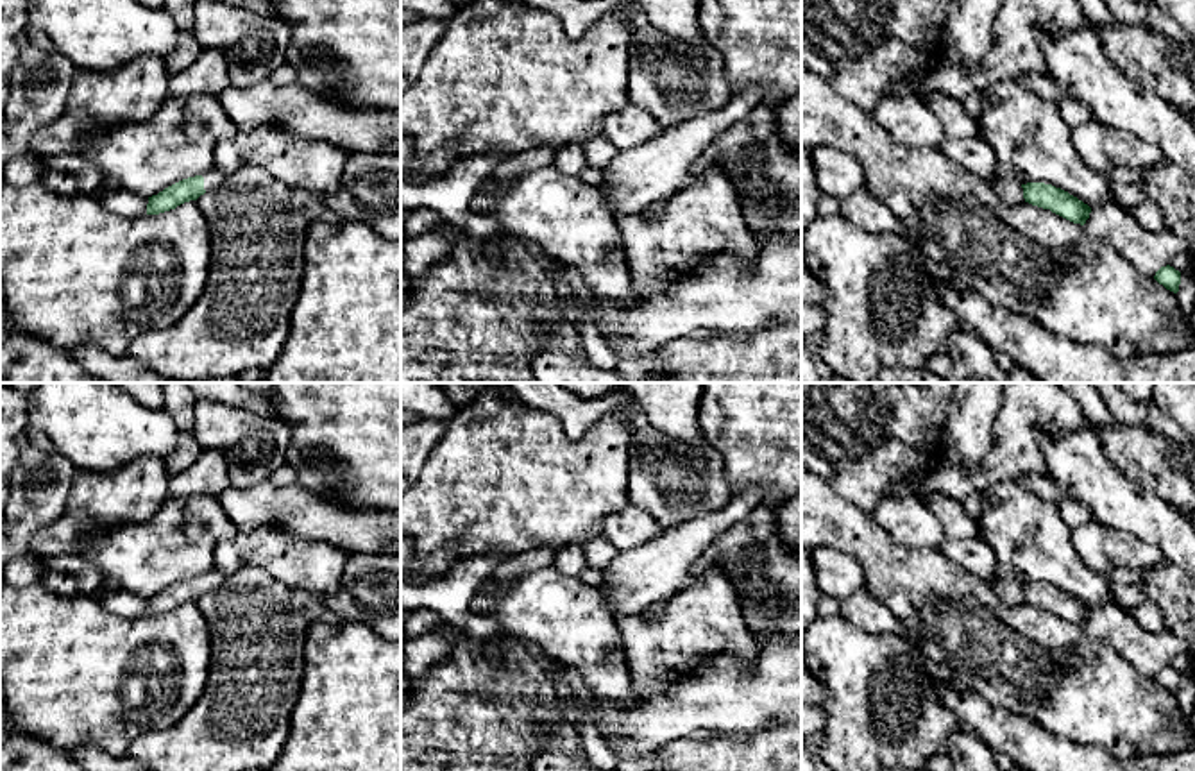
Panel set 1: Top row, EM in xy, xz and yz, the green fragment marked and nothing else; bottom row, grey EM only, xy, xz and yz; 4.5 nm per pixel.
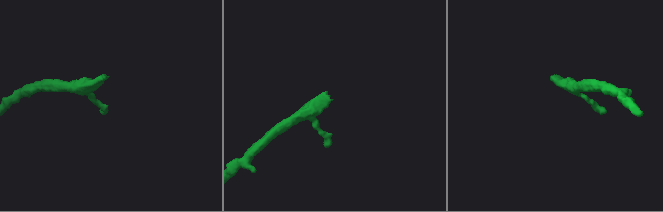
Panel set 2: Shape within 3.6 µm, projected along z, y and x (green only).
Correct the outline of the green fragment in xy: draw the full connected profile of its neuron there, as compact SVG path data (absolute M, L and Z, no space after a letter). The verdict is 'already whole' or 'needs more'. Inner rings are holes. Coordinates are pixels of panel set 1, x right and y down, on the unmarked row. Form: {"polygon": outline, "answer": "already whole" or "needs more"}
{"polygon": "M215 567L202 576L182 580L157 596L148 597L147 615L159 615L175 610L184 603L197 601L206 592L218 589L225 578L227 574Z", "answer": "needs more"}

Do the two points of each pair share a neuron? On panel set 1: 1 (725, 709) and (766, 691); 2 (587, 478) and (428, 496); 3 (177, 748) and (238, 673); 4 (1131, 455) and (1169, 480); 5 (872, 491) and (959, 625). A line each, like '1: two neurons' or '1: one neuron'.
1: one neuron
2: one neuron
3: one neuron
4: one neuron
5: two neurons

